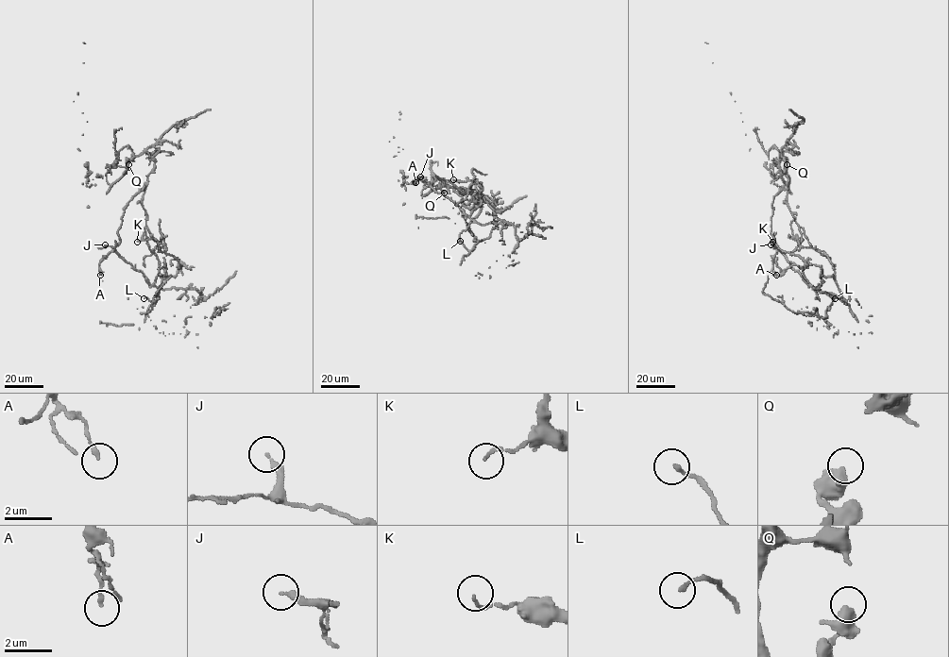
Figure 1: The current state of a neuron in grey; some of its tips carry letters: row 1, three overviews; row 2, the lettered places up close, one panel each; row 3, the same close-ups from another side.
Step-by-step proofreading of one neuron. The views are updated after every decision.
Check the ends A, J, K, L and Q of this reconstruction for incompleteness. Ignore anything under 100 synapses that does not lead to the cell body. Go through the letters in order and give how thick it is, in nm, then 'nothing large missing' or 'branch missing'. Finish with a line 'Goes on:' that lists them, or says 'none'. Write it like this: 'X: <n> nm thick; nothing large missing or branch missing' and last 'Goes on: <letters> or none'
A: 160 nm thick; nothing large missing
J: 260 nm thick; nothing large missing
K: 110 nm thick; nothing large missing
L: 160 nm thick; nothing large missing
Q: 400 nm thick; nothing large missing
Goes on: none

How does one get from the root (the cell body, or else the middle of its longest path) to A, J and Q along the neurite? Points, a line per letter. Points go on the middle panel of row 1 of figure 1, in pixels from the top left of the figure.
A: (441, 179), (433, 177), (435, 180), (430, 184), (420, 178), (415, 179), (415, 182)
J: (441, 179), (433, 177), (435, 180), (430, 183), (420, 176)
Q: (441, 179), (448, 179), (464, 195), (470, 192), (464, 187), (443, 186), (441, 190), (444, 193)

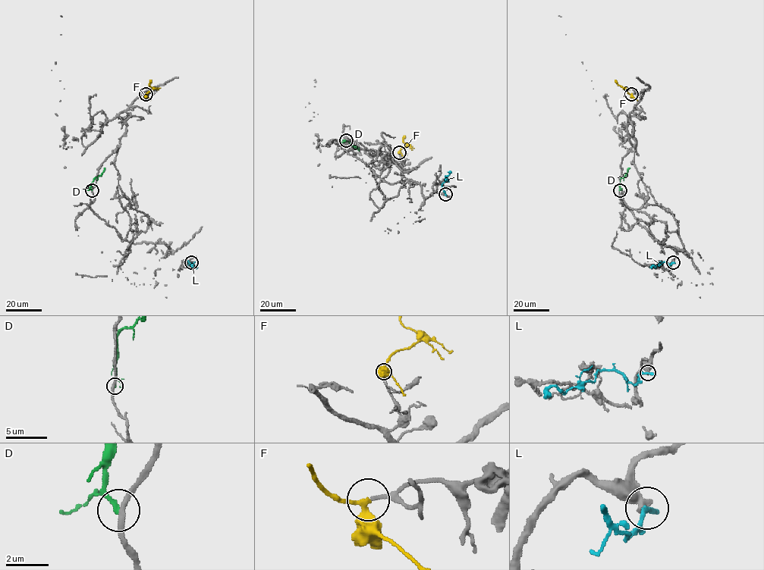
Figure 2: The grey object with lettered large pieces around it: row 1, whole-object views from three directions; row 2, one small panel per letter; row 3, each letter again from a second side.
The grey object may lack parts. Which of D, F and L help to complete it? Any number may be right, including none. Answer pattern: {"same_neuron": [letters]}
{"same_neuron": ["F"]}

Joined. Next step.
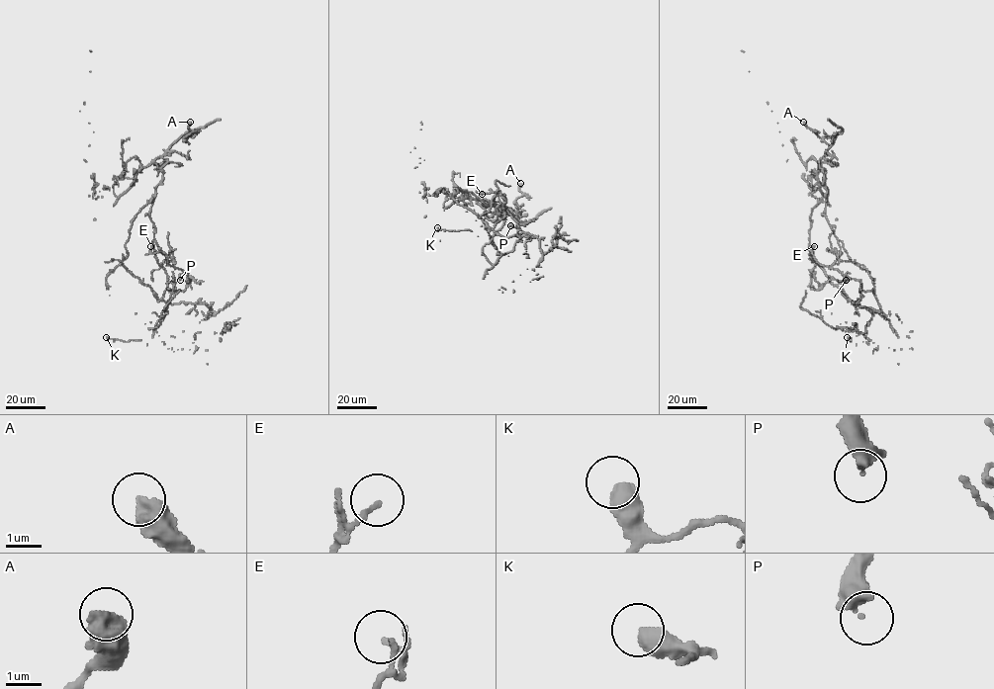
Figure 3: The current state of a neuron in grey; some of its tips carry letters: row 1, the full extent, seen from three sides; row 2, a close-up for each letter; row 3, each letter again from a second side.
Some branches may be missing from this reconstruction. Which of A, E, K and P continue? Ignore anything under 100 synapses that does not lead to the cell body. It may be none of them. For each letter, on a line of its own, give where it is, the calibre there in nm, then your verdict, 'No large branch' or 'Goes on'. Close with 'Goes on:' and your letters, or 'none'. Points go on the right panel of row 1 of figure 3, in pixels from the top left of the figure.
A: Place: (803, 122). Thickness 650 nm. No large branch
E: Place: (814, 246). Thickness 130 nm. No large branch
K: Place: (847, 337). Thickness 550 nm. No large branch
P: Place: (846, 280). Thickness 420 nm. No large branch
Goes on: none

